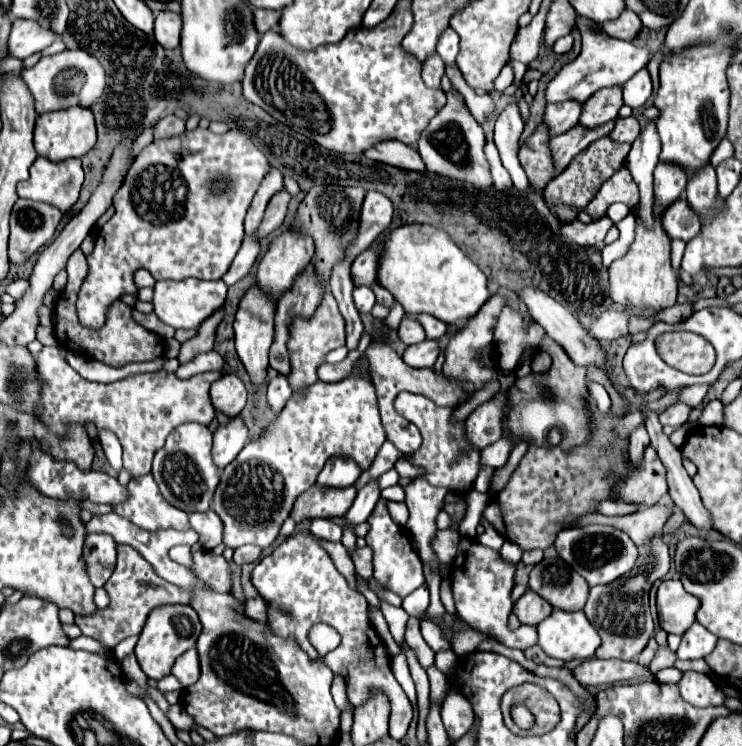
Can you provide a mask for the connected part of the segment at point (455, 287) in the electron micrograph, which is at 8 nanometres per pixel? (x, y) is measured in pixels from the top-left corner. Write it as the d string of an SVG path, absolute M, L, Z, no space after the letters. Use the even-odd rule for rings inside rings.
M404 224L386 236L378 256L376 282L402 304L406 314L424 312L446 324L464 324L490 296L484 272L444 230L430 224Z

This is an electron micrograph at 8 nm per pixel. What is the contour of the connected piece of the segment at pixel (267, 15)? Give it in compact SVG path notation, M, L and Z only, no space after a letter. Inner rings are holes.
M256 10L254 12L254 24L256 24L258 34L264 34L270 28L274 28L280 22L280 12L282 10Z

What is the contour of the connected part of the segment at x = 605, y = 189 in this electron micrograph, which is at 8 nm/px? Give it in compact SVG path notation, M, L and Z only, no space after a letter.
M622 166L618 172L614 172L614 176L610 176L602 184L598 196L592 198L592 202L584 208L584 212L588 212L592 220L598 220L606 214L608 206L614 202L622 202L628 208L638 204L638 188L636 182L632 180L632 174L626 170L626 166Z

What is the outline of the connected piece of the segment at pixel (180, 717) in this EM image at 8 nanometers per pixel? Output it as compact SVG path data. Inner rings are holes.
M170 706L168 708L168 712L166 712L166 716L168 716L168 720L172 722L172 726L176 726L176 728L184 728L184 730L192 730L192 726L194 726L194 720L184 712L184 708L182 706Z

